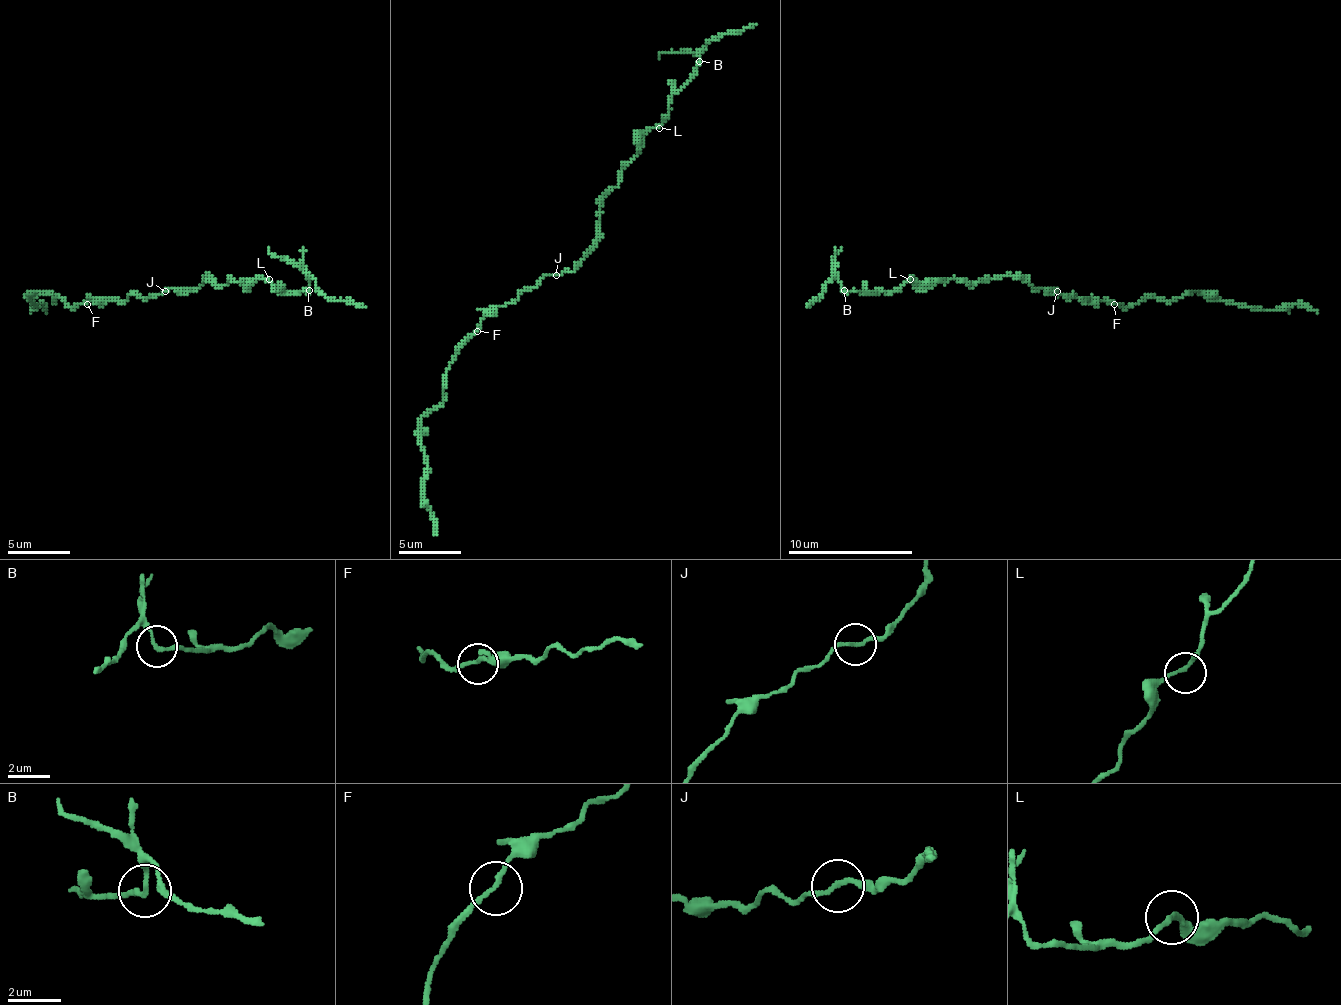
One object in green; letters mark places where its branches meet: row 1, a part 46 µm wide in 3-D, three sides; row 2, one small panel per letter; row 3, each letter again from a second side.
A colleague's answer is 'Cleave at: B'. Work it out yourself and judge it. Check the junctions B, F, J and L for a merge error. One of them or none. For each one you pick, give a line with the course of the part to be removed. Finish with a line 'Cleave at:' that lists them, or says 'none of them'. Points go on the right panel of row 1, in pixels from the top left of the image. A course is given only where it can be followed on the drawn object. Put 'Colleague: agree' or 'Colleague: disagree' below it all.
B: Course of the part to remove: (844, 291), (832, 279), (807, 307)
Cleave at: B
Colleague: agree

